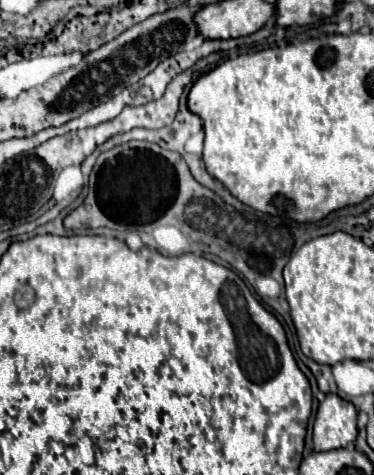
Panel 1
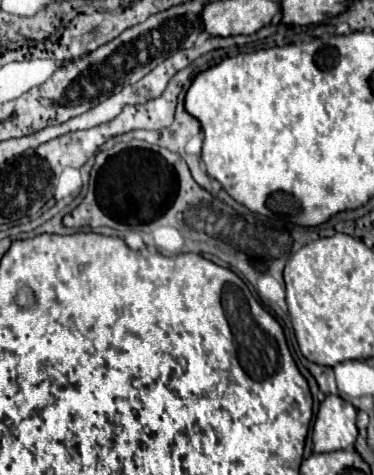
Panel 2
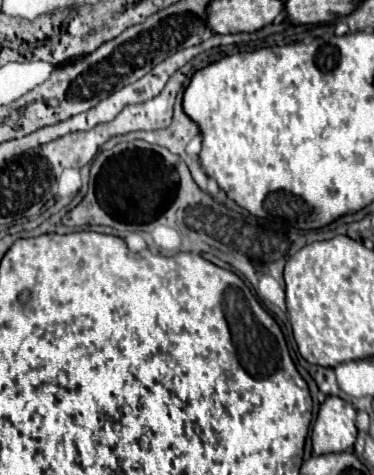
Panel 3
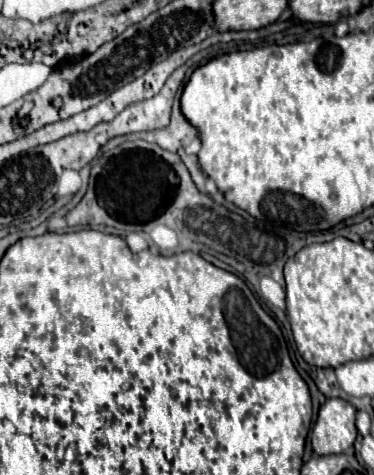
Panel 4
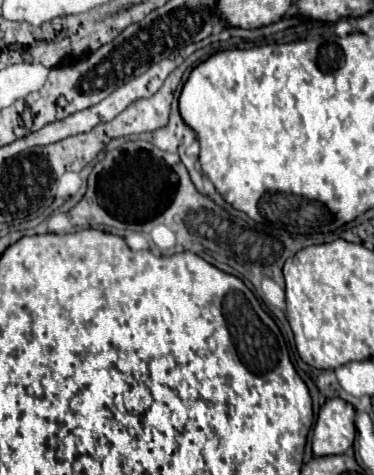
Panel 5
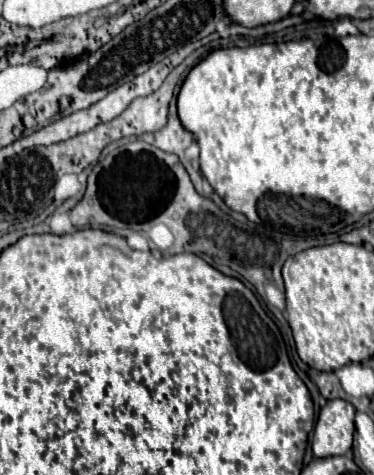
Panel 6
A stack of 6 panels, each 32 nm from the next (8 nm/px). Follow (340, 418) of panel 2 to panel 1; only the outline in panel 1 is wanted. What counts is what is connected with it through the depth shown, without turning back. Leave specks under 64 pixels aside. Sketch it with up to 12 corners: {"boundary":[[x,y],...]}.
{"boundary":[[326,394],[314,418],[314,450],[350,448],[356,408]]}

